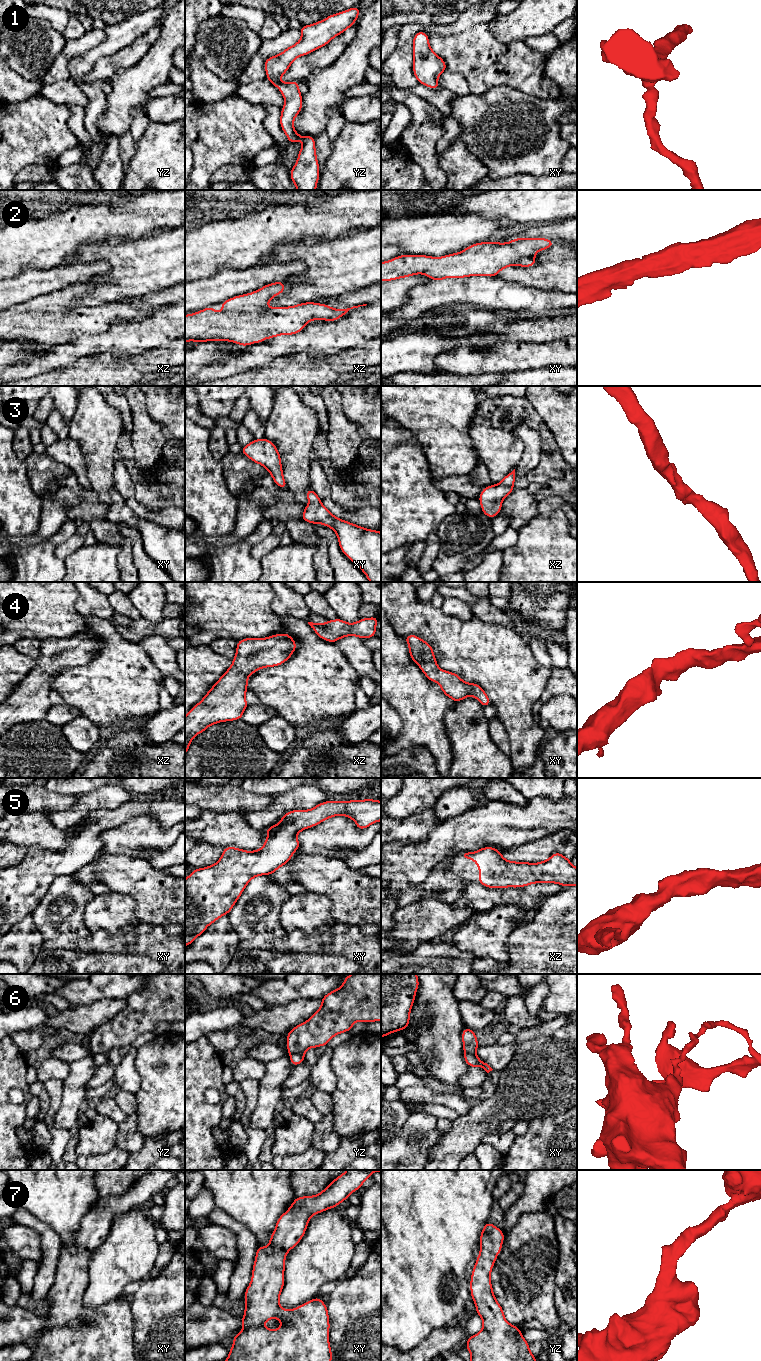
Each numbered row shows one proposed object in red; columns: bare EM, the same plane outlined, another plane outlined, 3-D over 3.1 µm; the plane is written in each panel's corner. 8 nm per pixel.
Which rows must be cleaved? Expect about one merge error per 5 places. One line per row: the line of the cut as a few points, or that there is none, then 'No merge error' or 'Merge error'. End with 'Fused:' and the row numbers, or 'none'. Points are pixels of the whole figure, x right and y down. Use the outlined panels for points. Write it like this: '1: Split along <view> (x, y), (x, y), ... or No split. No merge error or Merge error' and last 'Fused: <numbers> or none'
1: No split. No merge error
2: No split. No merge error
3: No split. No merge error
4: No split. No merge error
5: No split. No merge error
6: Split along xy (464, 1051), (472, 1054), (480, 1062), (481, 1066). Merge error
7: No split. No merge error
Fused: 6

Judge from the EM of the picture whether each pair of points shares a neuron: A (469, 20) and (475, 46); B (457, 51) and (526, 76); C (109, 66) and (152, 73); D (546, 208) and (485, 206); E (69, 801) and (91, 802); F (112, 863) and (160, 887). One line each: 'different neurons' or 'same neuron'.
A: different neurons
B: same neuron
C: different neurons
D: same neuron
E: different neurons
F: same neuron

